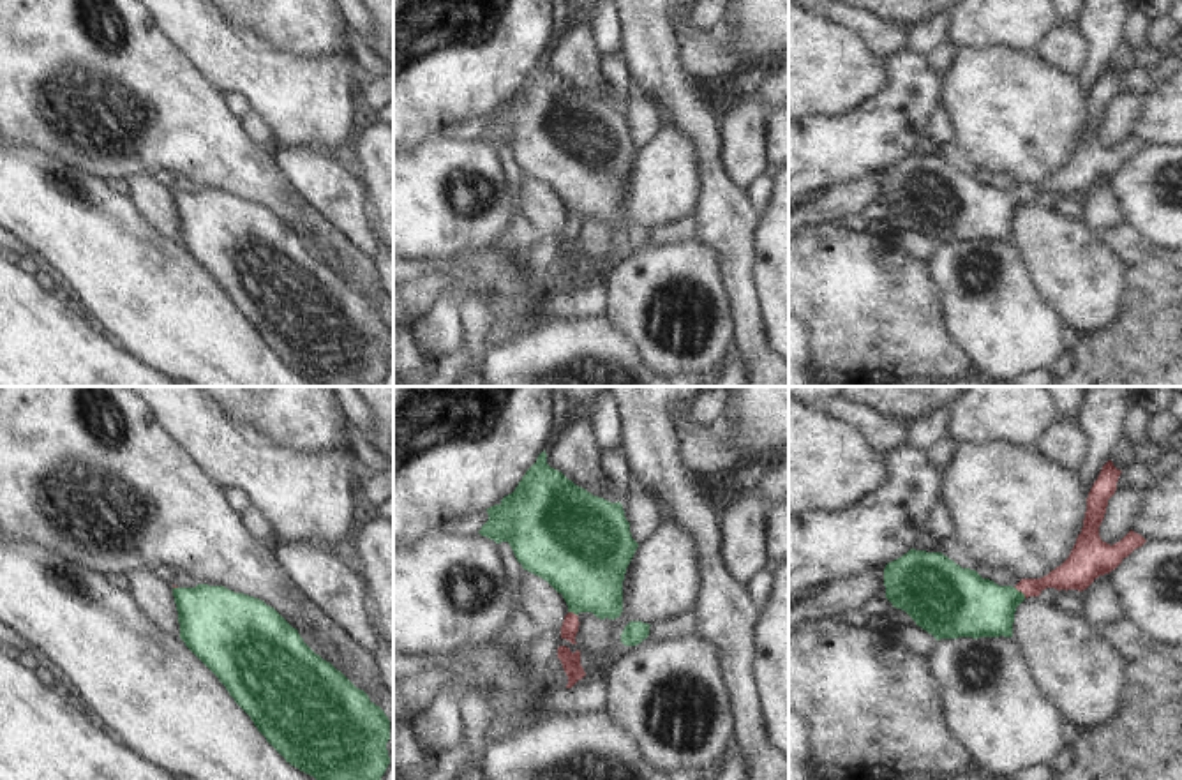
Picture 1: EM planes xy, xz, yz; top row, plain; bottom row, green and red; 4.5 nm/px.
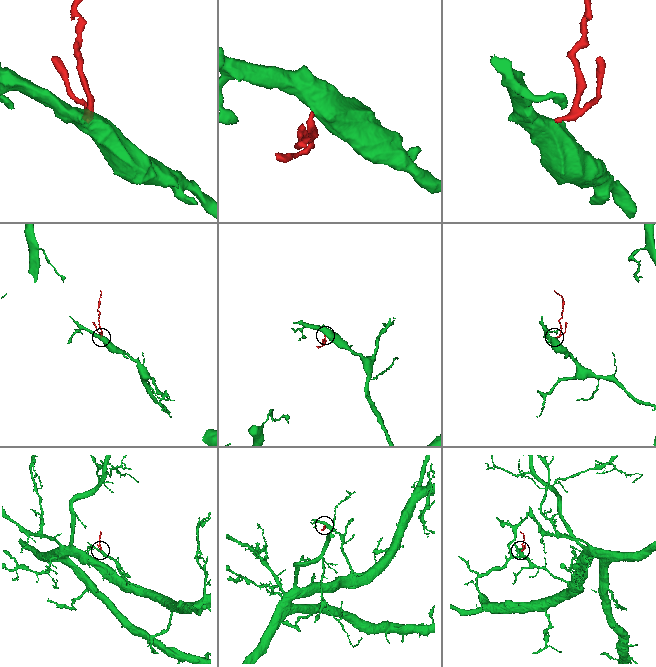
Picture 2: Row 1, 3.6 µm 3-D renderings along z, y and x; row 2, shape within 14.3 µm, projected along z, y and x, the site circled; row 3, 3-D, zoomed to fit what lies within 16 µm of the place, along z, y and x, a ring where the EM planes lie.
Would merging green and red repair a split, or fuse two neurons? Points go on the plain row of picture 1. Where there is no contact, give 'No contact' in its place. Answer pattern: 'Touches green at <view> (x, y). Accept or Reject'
Touches green at yz (1020, 196). Accept.

